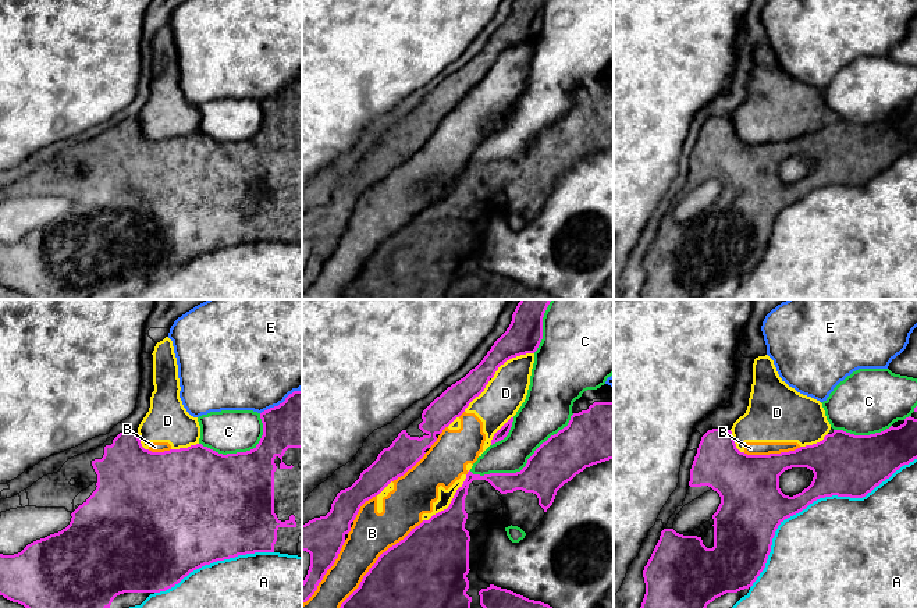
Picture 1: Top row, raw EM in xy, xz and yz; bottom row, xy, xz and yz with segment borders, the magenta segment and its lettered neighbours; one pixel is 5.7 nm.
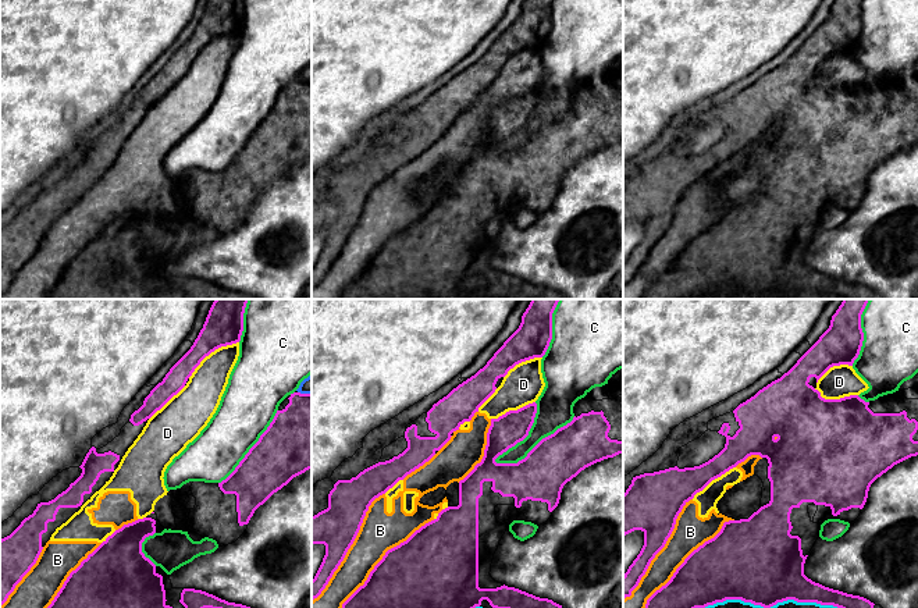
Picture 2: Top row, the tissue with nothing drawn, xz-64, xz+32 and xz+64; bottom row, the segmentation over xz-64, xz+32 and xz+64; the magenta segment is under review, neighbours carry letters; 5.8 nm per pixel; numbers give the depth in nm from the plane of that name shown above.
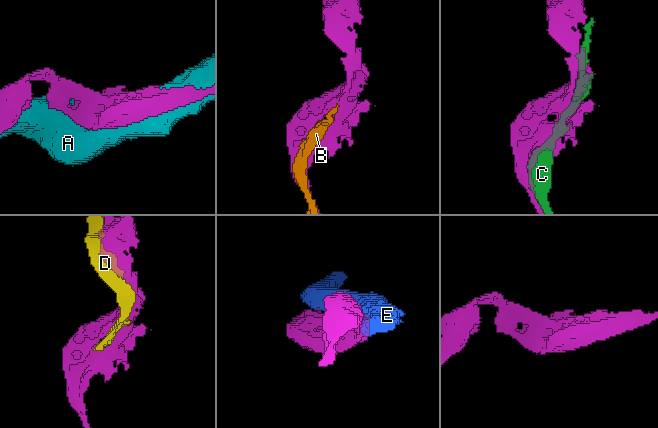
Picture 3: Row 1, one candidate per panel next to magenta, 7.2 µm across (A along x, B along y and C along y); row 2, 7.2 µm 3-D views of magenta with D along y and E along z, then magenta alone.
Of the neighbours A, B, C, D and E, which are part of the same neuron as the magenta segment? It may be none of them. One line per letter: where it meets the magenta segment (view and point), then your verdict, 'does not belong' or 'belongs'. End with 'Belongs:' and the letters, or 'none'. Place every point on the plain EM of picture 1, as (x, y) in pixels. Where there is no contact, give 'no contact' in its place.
A: yz (816, 188) | does not belong
B: xz (376, 249) | does not belong
C: xz (526, 153) | does not belong
D: xz (496, 59) | does not belong
E: xy (280, 92) | does not belong
Belongs: none

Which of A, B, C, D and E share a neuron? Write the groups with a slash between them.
A / B D / C / E

